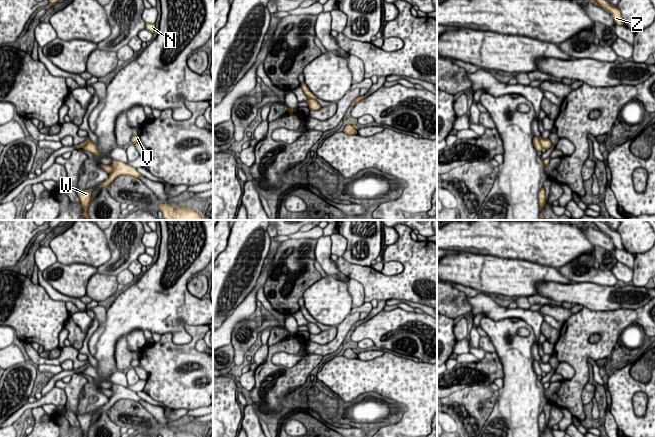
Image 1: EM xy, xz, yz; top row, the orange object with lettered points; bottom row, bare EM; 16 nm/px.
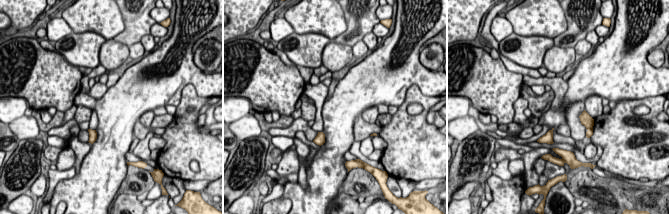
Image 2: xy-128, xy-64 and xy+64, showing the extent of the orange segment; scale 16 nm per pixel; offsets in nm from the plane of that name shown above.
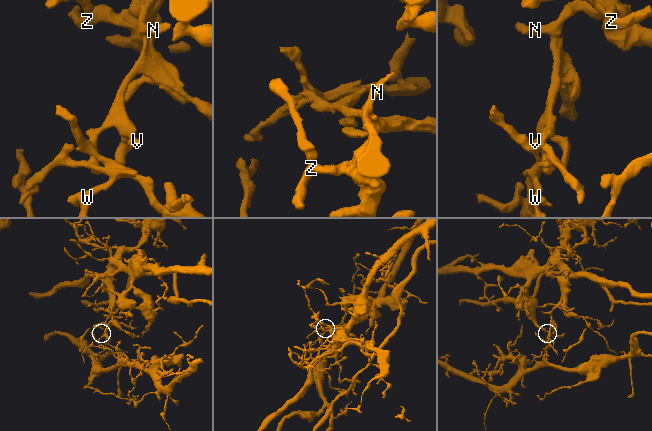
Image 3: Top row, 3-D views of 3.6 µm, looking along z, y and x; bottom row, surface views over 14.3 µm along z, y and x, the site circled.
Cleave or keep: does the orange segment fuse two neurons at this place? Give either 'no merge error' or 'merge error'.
merge error

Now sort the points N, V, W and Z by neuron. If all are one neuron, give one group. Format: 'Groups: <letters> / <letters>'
Groups: N V Z / W

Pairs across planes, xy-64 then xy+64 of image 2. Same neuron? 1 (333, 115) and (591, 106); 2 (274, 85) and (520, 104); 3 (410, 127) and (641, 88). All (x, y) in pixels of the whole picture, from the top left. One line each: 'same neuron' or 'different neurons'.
1: different neurons
2: different neurons
3: different neurons

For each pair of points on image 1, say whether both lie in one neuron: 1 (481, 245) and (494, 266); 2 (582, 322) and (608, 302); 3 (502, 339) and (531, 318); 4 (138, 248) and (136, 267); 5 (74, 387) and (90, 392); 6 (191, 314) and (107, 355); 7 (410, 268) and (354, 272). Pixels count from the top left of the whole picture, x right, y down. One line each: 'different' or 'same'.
1: different
2: different
3: different
4: different
5: different
6: same
7: same

